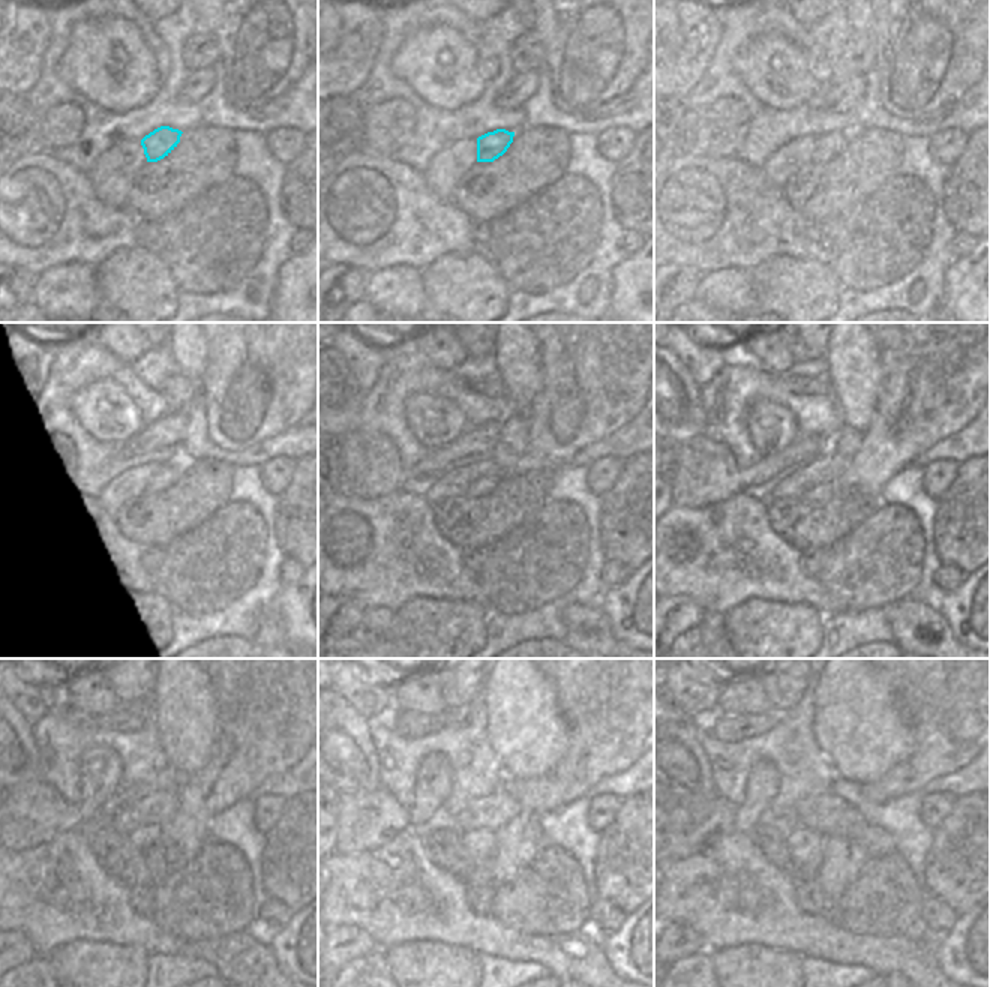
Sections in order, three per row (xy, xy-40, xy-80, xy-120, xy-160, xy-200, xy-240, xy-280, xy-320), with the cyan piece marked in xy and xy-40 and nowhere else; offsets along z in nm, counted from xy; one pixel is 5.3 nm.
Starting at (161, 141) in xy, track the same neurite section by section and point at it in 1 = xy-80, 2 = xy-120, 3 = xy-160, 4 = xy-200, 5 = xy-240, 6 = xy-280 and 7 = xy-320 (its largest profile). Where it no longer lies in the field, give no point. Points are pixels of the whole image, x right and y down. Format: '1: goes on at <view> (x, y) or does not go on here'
1: goes on at xy-80 (828, 146)
2: goes on at xy-120 (168, 473)
3: goes on at xy-160 (483, 486)
4: goes on at xy-200 (821, 494)
5: goes on at xy-240 (146, 836)
6: goes on at xy-280 (480, 845)
7: goes on at xy-320 (806, 848)

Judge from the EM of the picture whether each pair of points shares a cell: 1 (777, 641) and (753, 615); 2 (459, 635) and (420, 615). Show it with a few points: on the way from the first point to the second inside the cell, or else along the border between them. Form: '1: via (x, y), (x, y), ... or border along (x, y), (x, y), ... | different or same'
1: via (771, 635), (759, 621) | same
2: via (450, 632), (434, 629), (429, 624) | same

